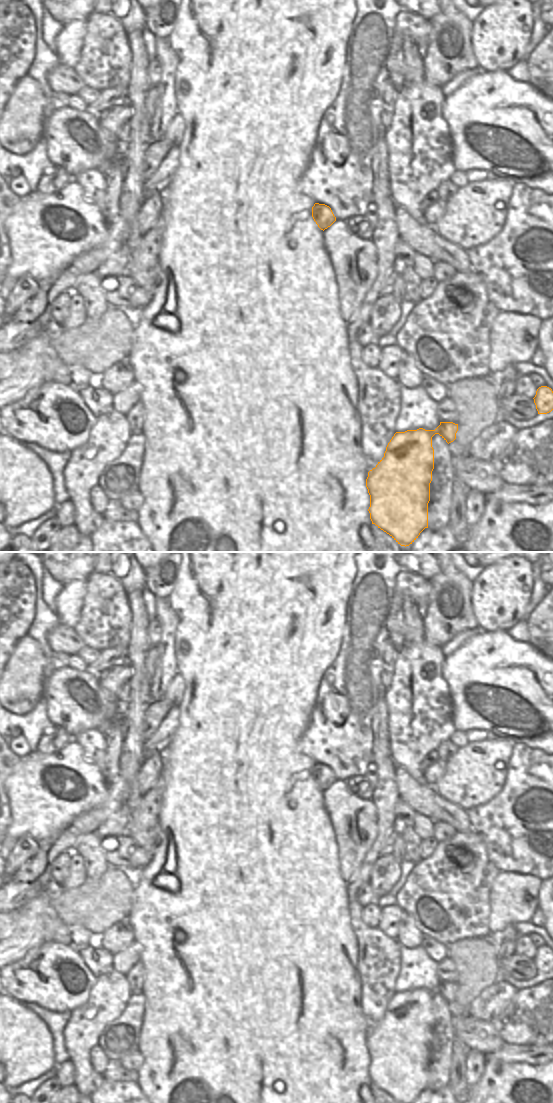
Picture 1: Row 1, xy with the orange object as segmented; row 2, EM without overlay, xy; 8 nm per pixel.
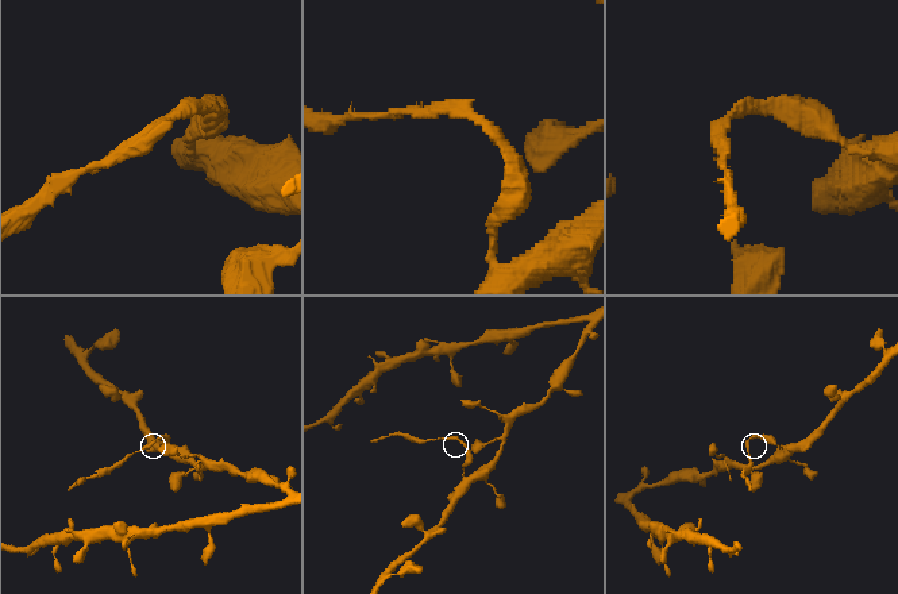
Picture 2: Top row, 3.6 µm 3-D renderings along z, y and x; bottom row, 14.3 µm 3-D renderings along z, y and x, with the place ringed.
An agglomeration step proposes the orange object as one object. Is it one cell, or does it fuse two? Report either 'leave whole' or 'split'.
split

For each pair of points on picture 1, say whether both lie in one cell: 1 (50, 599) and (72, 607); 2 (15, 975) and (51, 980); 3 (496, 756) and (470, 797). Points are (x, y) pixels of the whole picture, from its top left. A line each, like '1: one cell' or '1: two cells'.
1: two cells
2: one cell
3: one cell

